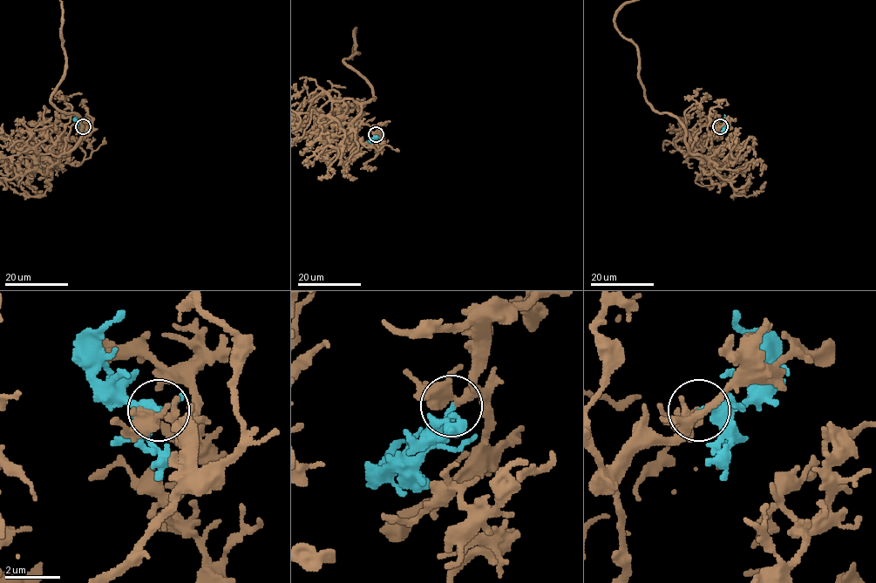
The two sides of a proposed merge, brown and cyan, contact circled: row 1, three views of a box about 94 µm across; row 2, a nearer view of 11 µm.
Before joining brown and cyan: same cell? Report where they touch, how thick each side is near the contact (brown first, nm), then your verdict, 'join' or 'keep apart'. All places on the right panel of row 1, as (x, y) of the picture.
at (720, 126); 280 nm thick on the brown side, 360 nm on the other; join

